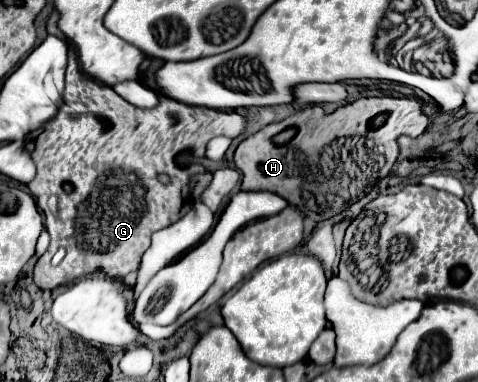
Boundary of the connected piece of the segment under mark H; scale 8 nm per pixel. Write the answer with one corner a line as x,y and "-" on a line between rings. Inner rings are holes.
362,98
331,114
326,114
319,105
308,105
302,110
306,110
304,114
310,118
310,126
306,124
308,120
304,120
302,134
298,134
304,140
284,140
284,126
288,126
286,118
280,124
282,128
276,128
278,124
270,124
242,140
234,152
234,162
244,174
242,190
270,190
280,194
314,222
332,218
346,210
366,194
366,186
370,192
370,162
384,160
384,166
390,170
400,152
398,138
404,134
418,138
428,126
428,118
422,114
422,108
414,98
-
378,114
388,114
388,120
384,126
374,128
372,118
-
312,126
316,126
316,130
310,130
-
366,138
374,140
374,148
368,150
368,158

